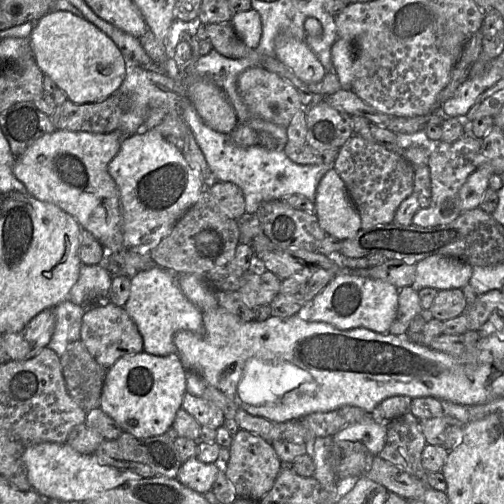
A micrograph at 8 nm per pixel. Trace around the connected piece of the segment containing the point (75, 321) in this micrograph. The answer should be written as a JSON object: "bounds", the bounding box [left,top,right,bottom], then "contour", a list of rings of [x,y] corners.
{"bounds":[47,300,86,357],"contour":[[[69,300],[54,308],[55,329],[47,345],[61,357],[69,344],[80,341],[82,318],[86,311],[83,306],[75,305]]]}

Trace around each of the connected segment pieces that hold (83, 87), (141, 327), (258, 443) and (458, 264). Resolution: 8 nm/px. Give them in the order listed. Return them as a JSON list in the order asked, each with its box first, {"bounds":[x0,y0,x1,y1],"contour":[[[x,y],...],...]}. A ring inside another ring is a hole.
[{"bounds":[29,12,126,103],"contour":[[[48,12],[34,26],[29,41],[38,67],[73,103],[105,101],[118,91],[126,77],[126,62],[116,44],[83,16]]]},{"bounds":[123,266,203,356],"contour":[[[160,266],[139,271],[131,278],[130,296],[123,307],[136,324],[142,338],[144,352],[156,356],[178,353],[173,336],[180,330],[203,334],[203,311],[182,293],[177,275]]]},{"bounds":[223,430,283,501],"contour":[[[239,430],[233,436],[229,450],[230,459],[223,467],[226,477],[237,493],[238,498],[259,501],[273,487],[283,463],[271,443],[245,430]]]},{"bounds":[411,255,472,291],"contour":[[[434,255],[416,264],[416,276],[411,285],[417,291],[434,288],[437,291],[462,289],[472,275],[472,266],[459,259]]]}]

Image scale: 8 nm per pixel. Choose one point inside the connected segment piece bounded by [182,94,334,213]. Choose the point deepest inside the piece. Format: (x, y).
(262, 175)

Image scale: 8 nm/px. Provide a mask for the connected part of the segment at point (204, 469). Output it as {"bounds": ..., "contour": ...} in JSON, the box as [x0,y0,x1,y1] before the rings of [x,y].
{"bounds":[177,456,219,495],"contour":[[[195,456],[182,464],[177,479],[184,486],[204,495],[211,492],[219,470],[216,464],[203,463]]]}

